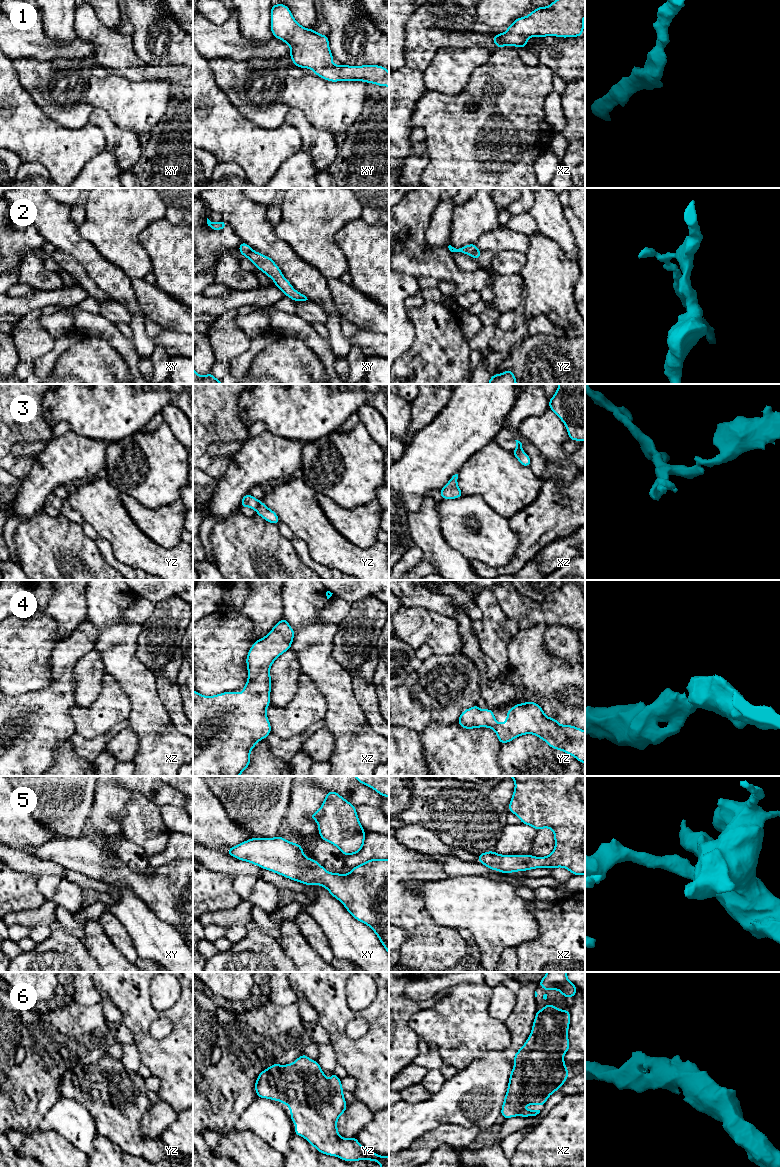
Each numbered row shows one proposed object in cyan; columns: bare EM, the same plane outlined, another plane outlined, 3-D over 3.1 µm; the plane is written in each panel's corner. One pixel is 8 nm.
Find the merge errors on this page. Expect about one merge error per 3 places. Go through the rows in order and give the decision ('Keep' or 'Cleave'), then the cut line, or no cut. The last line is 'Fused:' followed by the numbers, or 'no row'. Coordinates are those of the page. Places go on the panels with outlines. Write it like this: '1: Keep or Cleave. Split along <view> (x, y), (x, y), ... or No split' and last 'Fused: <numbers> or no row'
1: Keep. No split
2: Cleave. Split along yz (477, 249), (470, 255)
3: Cleave. Split along yz (259, 501), (256, 509)
4: Keep. No split
5: Keep. No split
6: Keep. No split
Fused: 2, 3

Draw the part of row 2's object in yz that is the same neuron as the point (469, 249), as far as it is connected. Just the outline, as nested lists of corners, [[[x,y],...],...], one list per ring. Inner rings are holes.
[[[468,244],[462,248],[456,249],[452,247],[451,245],[448,246],[449,250],[451,252],[461,252],[463,254],[472,255],[476,250],[478,250],[476,244]]]

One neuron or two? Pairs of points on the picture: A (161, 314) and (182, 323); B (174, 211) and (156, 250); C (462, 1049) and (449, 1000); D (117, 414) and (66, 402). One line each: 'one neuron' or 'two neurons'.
A: one neuron
B: two neurons
C: one neuron
D: one neuron

